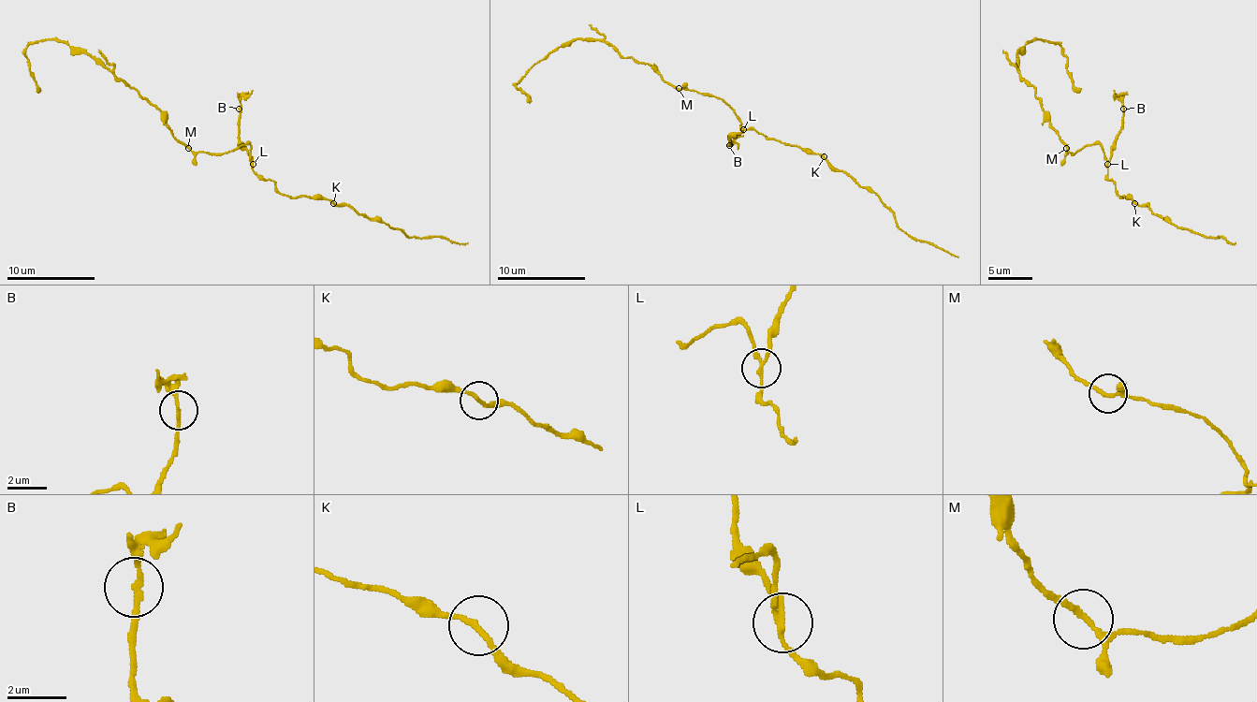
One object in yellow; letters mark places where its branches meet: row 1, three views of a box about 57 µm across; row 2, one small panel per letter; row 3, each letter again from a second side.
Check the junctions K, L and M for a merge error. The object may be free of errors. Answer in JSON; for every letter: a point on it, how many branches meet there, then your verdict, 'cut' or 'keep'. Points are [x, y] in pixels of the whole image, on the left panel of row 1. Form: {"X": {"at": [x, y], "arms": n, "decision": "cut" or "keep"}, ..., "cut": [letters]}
{"K": {"at": [333, 203], "arms": 2, "decision": "keep"}, "L": {"at": [253, 164], "arms": 3, "decision": "cut"}, "M": {"at": [188, 148], "arms": 3, "decision": "keep"}, "cut": ["L"]}

